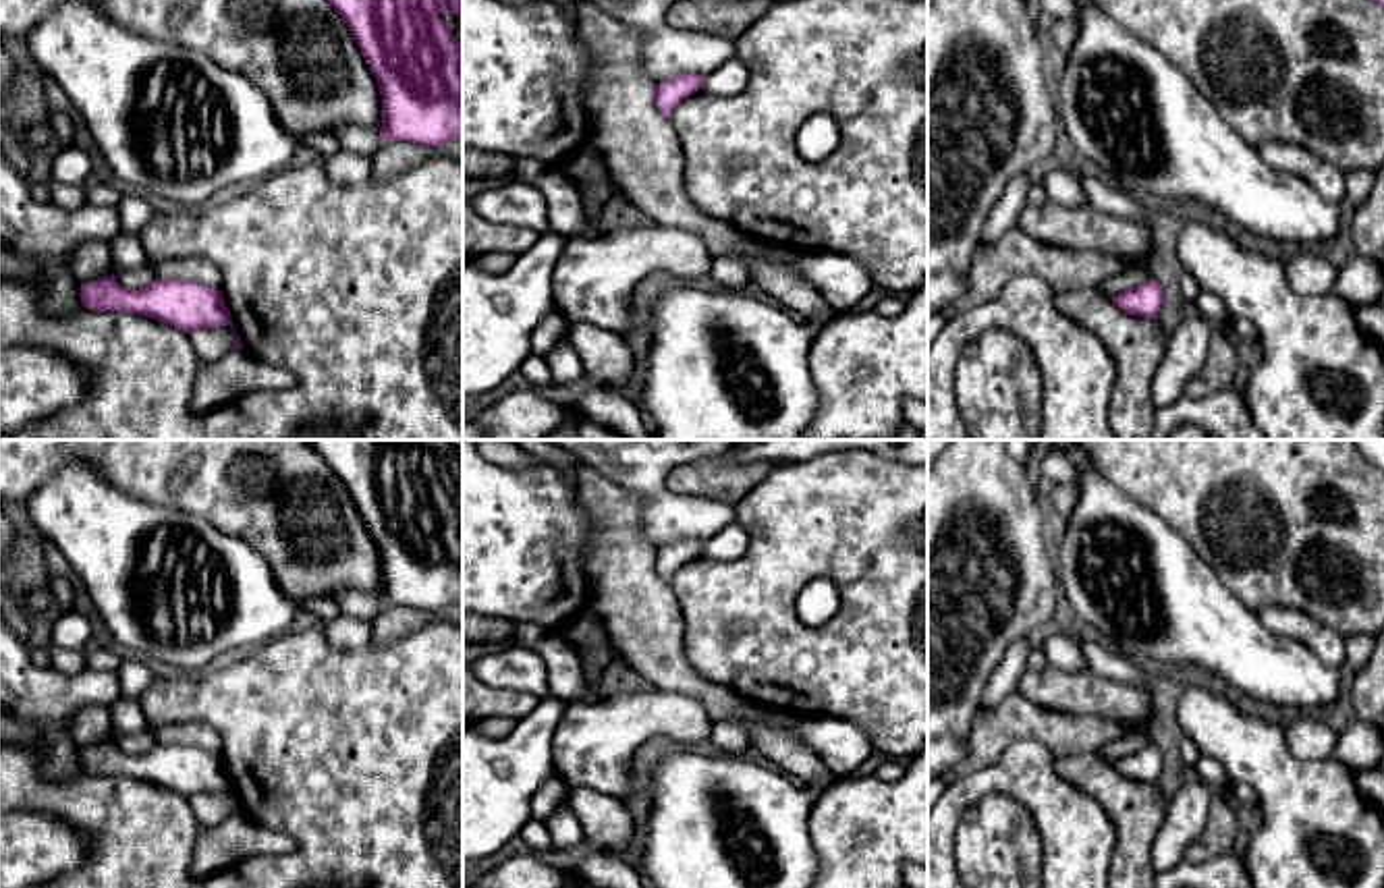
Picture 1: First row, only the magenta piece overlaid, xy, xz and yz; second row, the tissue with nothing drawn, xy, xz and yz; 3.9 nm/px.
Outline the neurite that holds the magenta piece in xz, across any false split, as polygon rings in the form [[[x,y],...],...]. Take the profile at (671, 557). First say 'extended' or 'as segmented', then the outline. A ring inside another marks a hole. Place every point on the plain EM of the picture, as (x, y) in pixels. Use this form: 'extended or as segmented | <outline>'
as segmented | [[[674,539],[674,542],[668,542],[660,548],[656,548],[656,554],[654,554],[654,566],[656,566],[656,573],[660,575],[660,579],[664,583],[670,581],[670,577],[685,564],[689,562],[691,558],[699,556],[703,548],[703,539]]]

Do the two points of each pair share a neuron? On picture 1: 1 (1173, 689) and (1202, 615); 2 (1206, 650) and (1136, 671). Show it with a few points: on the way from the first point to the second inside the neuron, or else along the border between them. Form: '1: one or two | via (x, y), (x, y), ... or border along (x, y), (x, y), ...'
1: two | border along (1160, 671), (1177, 675)
2: two | border along (1109, 644), (1160, 671)

